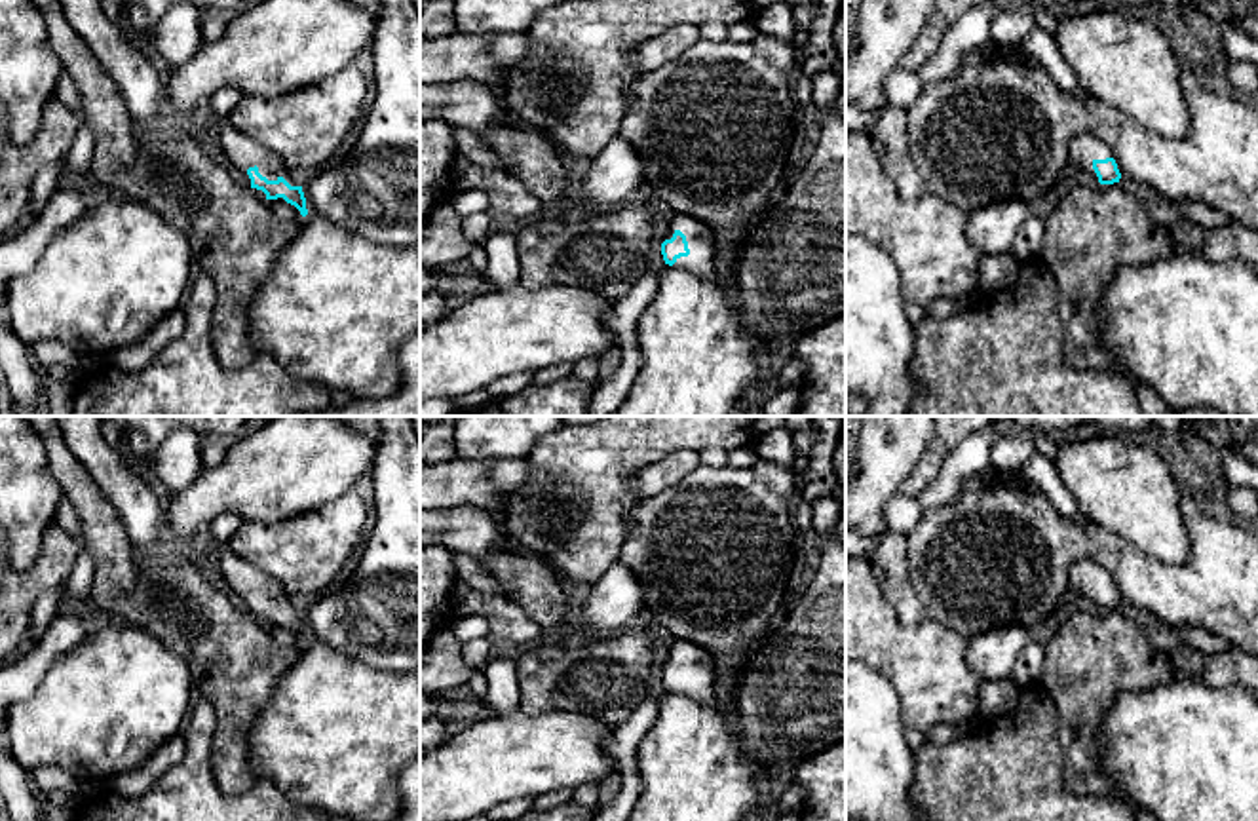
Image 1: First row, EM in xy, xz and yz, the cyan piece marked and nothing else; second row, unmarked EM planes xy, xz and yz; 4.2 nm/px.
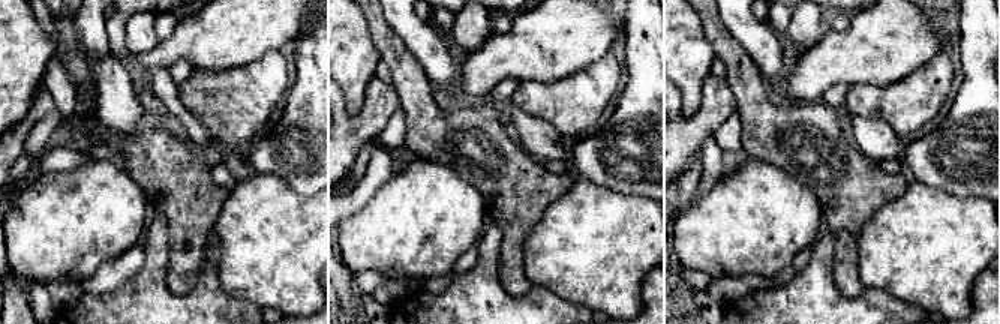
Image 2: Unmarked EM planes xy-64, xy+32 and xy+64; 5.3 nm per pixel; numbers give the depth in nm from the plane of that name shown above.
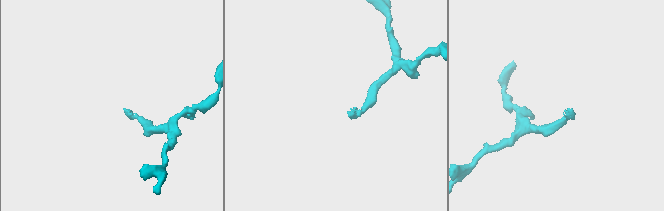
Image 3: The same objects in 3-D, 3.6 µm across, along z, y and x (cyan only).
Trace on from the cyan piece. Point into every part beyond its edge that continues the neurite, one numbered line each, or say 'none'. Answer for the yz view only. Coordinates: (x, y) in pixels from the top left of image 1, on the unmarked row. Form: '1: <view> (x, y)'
1: yz (1086, 572)

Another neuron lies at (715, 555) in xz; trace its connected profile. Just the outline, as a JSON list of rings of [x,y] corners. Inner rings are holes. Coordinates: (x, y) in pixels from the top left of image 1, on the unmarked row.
[[[758,460],[749,468],[711,468],[699,464],[673,488],[640,498],[627,519],[627,538],[619,555],[642,585],[644,621],[663,639],[684,639],[713,654],[718,671],[739,665],[766,637],[773,614],[794,593],[800,557],[792,523],[796,468]]]

